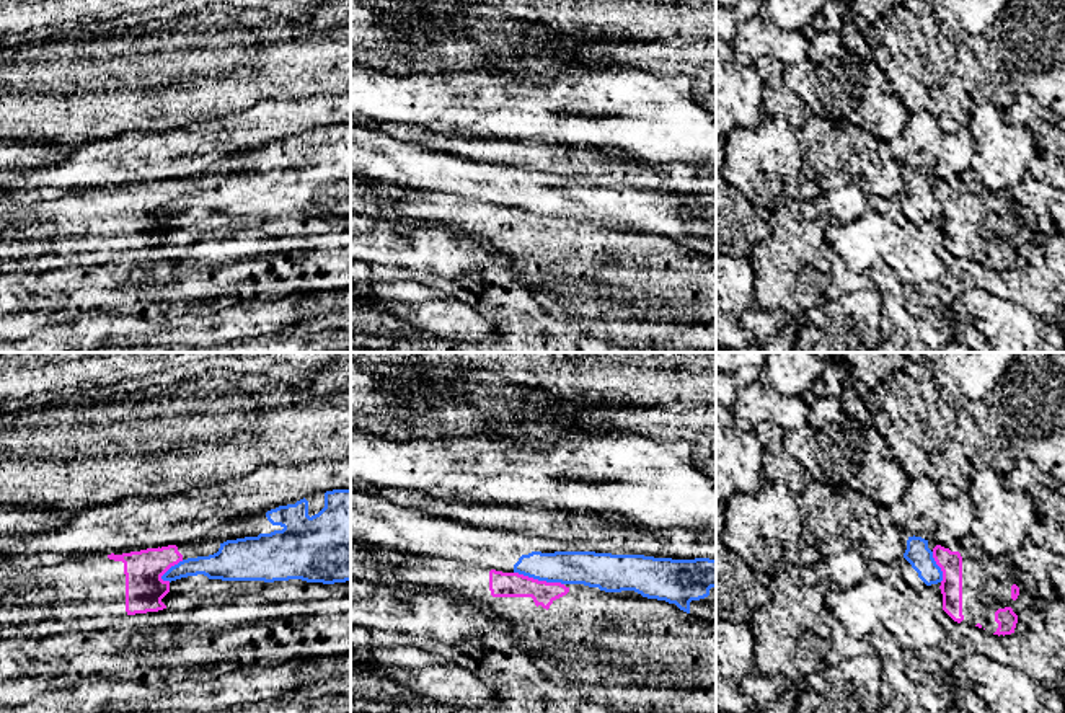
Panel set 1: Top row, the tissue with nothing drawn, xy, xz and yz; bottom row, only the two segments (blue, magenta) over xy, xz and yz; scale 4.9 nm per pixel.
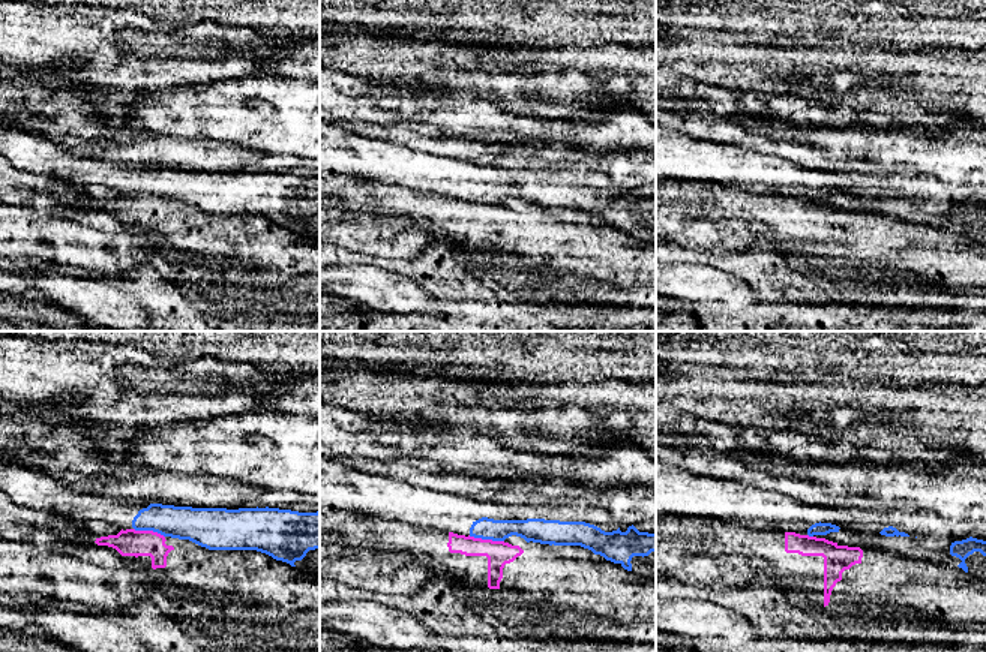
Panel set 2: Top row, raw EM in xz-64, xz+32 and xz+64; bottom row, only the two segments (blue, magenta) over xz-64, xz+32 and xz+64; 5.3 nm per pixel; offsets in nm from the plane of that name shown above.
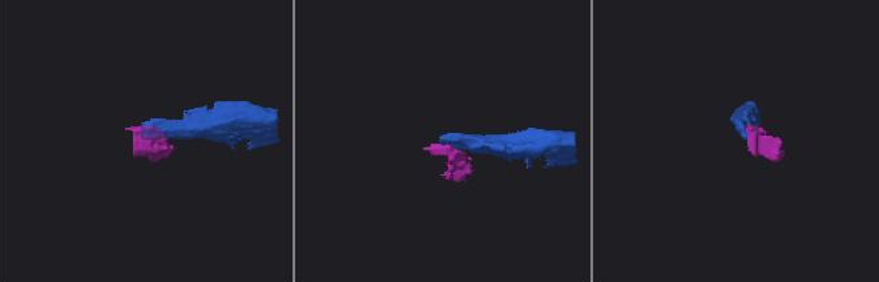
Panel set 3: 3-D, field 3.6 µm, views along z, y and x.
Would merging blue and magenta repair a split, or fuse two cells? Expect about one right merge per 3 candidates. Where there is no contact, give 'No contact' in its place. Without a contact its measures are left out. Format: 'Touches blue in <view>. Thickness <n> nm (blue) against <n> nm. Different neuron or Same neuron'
Touches blue in xz. Thickness 170 nm (blue) against 130 nm. Different neuron

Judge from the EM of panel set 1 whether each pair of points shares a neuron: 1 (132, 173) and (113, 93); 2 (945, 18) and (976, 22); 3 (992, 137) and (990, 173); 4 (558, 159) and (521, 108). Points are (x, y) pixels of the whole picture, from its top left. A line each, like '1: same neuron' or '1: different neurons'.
1: different neurons
2: same neuron
3: same neuron
4: different neurons

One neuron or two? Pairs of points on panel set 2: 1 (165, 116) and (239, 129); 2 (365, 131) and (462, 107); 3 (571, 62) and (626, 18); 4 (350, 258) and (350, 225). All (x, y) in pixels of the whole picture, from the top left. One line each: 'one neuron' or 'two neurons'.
1: one neuron
2: two neurons
3: two neurons
4: two neurons

